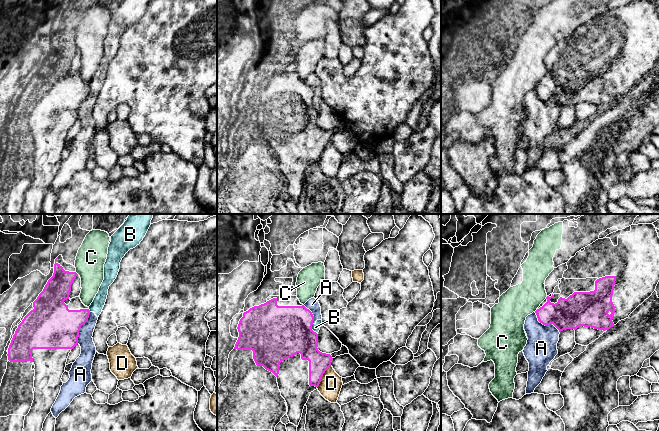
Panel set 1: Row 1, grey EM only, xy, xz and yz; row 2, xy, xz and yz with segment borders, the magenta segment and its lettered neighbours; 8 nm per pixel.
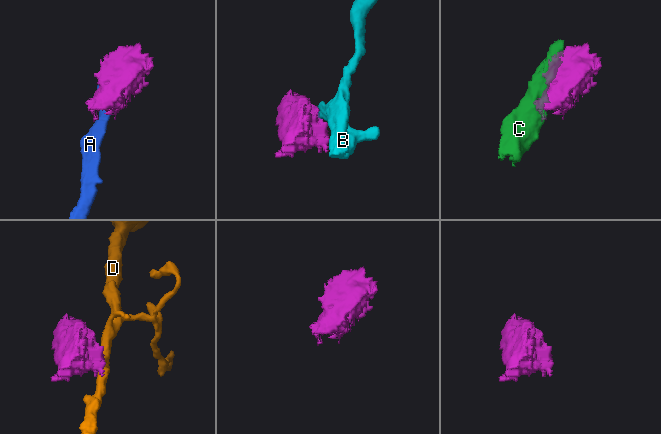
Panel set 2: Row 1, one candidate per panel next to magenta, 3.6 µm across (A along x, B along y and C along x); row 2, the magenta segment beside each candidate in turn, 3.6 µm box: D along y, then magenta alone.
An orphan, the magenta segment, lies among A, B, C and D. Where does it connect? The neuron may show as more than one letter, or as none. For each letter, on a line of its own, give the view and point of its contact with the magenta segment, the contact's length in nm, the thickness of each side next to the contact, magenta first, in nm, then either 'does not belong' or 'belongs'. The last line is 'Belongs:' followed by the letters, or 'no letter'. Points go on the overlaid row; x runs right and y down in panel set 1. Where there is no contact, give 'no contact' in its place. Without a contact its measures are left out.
A: meets magenta in xy at (80, 327); contact 280 nm long; 380 nm thick on the magenta side, 130 nm on the other; does not belong
B: meets magenta in xz at (311, 329); contact 90 nm long; 440 nm thick on the magenta side, 60 nm on the other; does not belong
C: meets magenta in xy at (76, 273); contact 40 nm long; 200 nm thick on the magenta side, 240 nm on the other; does not belong
D: meets magenta in xz at (322, 375); contact 220 nm long; 170 nm thick on the magenta side, 180 nm on the other; does not belong
Belongs: no letter

